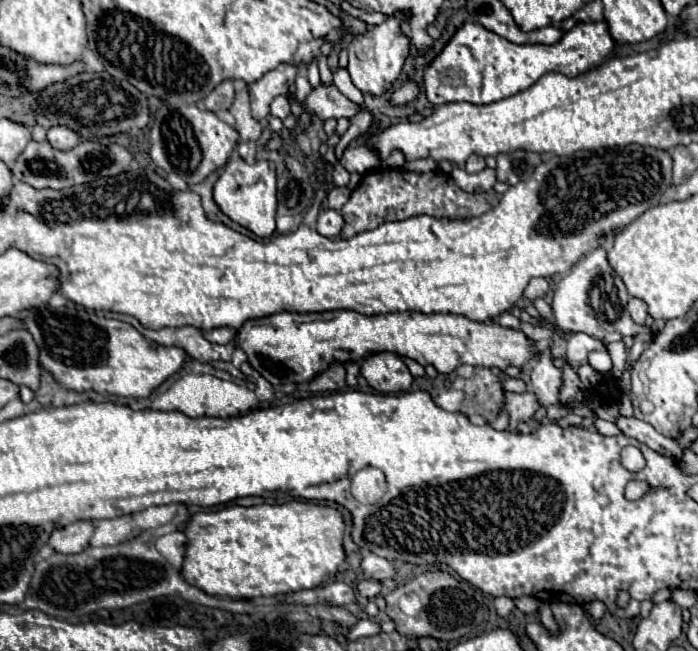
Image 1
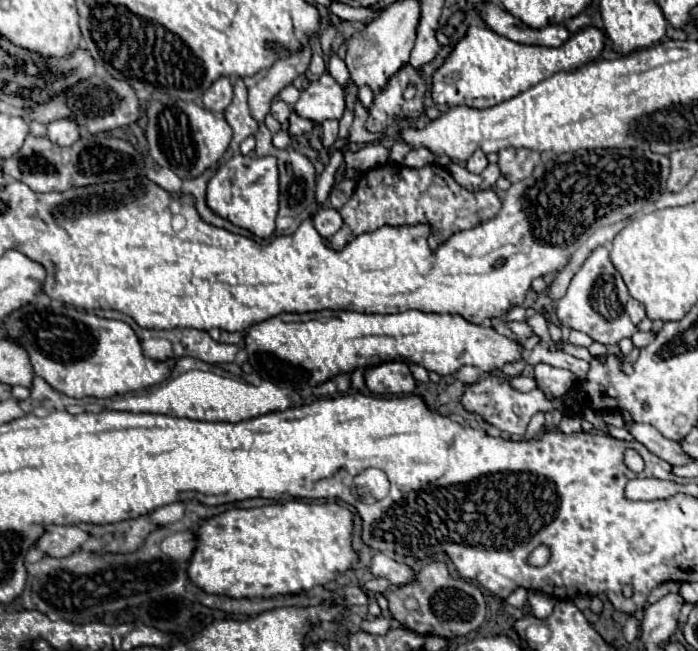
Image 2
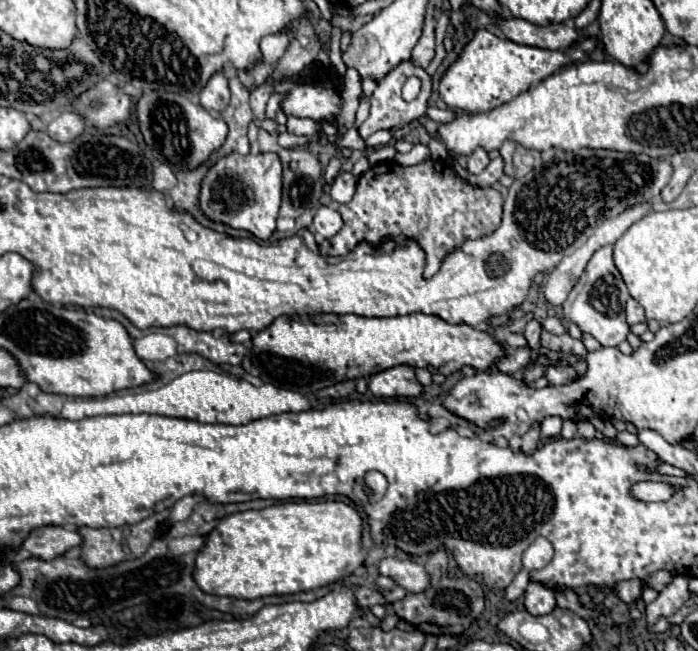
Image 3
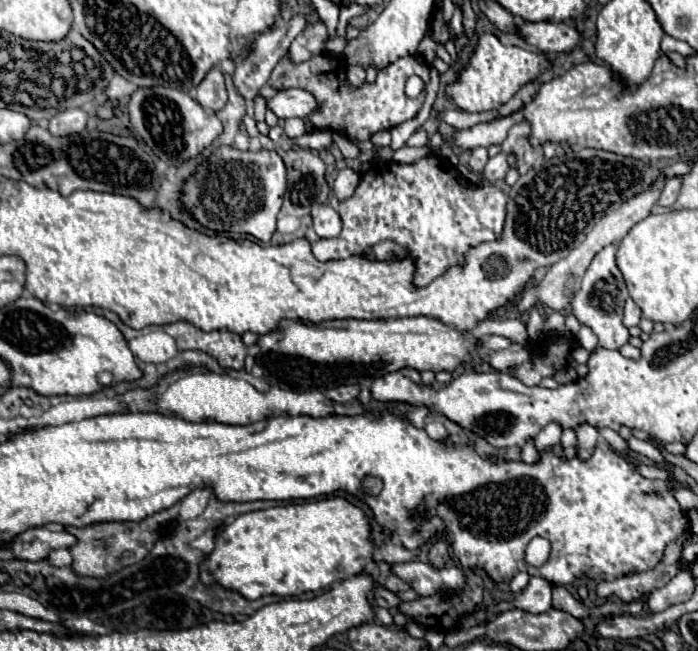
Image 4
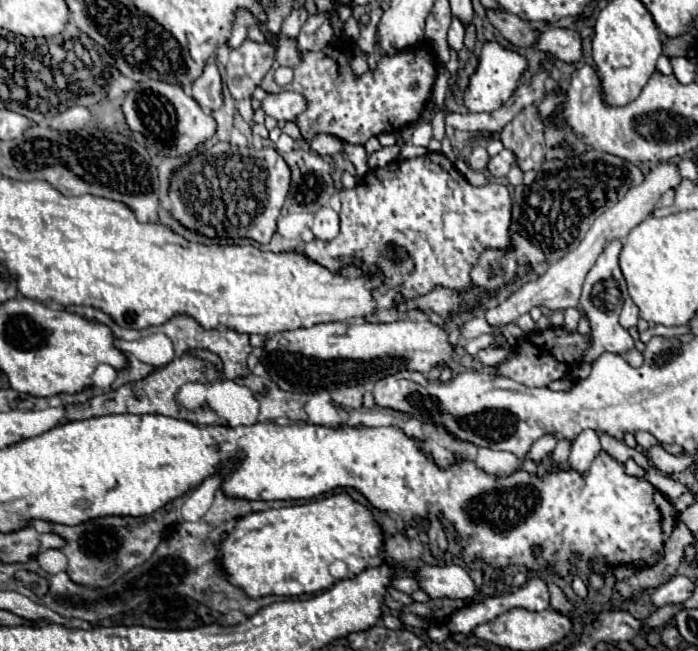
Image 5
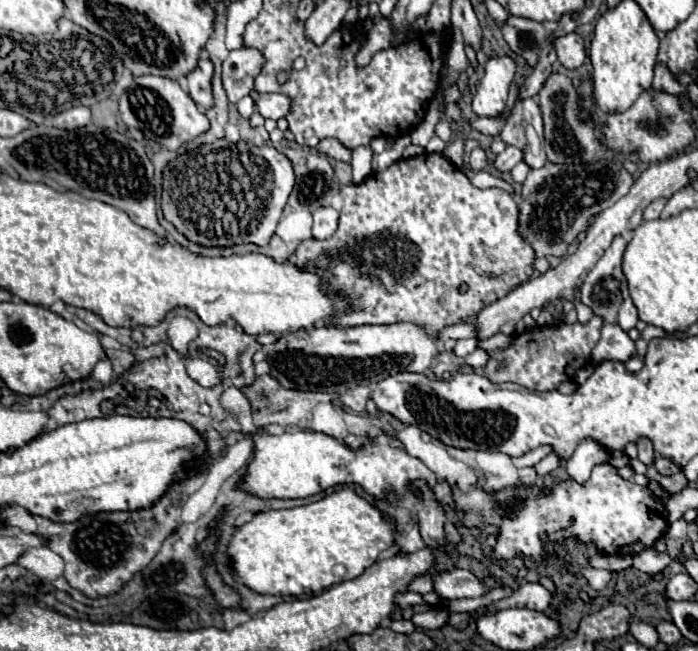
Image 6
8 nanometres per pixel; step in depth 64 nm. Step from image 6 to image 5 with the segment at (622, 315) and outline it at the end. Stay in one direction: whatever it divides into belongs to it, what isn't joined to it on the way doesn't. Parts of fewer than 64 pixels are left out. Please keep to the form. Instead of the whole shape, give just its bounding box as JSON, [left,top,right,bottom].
[620,298,638,328]

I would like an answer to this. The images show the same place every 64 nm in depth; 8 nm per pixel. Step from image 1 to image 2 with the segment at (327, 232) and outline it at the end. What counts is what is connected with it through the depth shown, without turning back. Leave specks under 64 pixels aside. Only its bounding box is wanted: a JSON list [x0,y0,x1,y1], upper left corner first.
[312,208,342,238]

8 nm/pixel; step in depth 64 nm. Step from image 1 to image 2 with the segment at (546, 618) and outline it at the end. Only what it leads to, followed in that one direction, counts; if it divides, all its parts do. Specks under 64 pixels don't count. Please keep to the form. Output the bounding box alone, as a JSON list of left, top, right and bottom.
[528,590,556,618]

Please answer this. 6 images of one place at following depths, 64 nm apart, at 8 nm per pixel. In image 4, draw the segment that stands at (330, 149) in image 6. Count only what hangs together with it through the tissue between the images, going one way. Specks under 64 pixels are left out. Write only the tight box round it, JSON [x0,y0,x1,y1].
[294,130,332,150]

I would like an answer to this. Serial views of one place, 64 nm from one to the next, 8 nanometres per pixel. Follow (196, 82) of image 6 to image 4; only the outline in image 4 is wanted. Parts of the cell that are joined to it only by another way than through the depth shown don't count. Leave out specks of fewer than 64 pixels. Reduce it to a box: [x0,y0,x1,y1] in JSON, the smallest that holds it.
[196,66,226,112]

